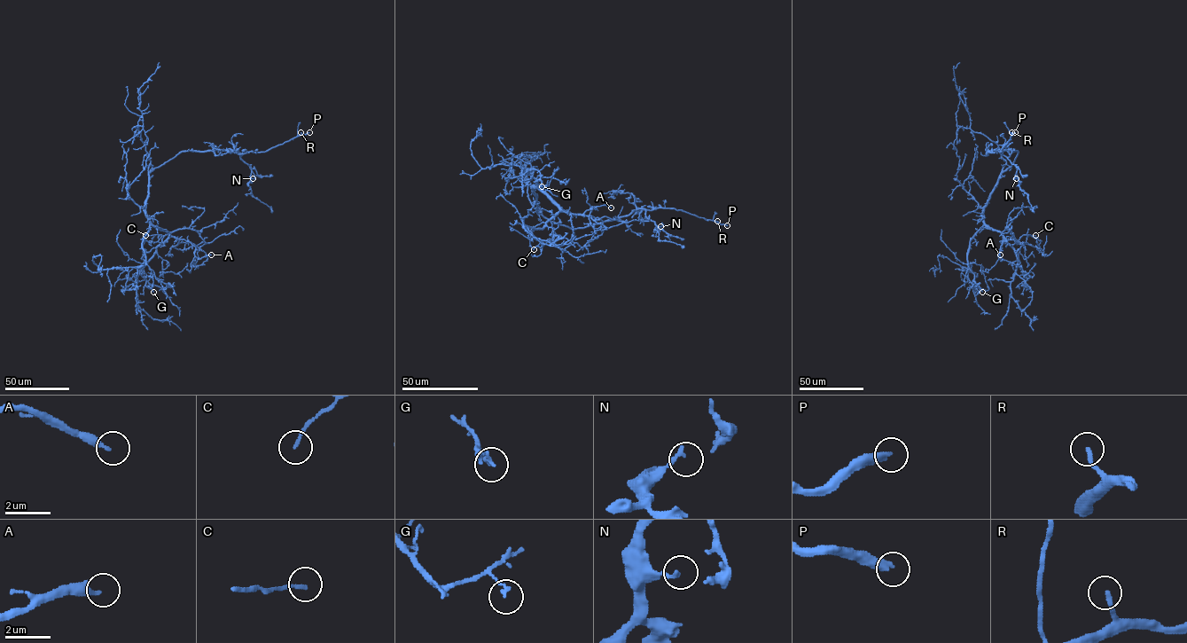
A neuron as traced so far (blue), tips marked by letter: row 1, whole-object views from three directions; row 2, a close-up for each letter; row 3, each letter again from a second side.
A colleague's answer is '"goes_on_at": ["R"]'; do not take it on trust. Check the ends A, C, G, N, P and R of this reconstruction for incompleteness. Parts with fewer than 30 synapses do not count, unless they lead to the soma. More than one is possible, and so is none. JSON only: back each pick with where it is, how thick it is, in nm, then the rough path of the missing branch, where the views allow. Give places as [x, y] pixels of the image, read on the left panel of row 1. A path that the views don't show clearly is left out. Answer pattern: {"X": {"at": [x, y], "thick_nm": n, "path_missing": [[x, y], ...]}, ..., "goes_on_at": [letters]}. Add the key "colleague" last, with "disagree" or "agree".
{"P": {"at": [309, 132], "thick_nm": 340}, "R": {"at": [300, 132], "thick_nm": 200, "path_missing": [[300, 132], [303, 117]]}, "goes_on_at": ["P", "R"], "colleague": "disagree"}

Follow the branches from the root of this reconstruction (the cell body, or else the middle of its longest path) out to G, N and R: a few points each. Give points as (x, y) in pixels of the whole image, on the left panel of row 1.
G: (148, 191), (145, 215), (149, 231), (144, 238), (143, 247), (152, 275), (153, 292)
N: (148, 191), (148, 174), (183, 152), (229, 150), (238, 152), (250, 168), (253, 178)
R: (148, 191), (148, 174), (183, 152), (264, 152), (299, 136), (300, 132)

